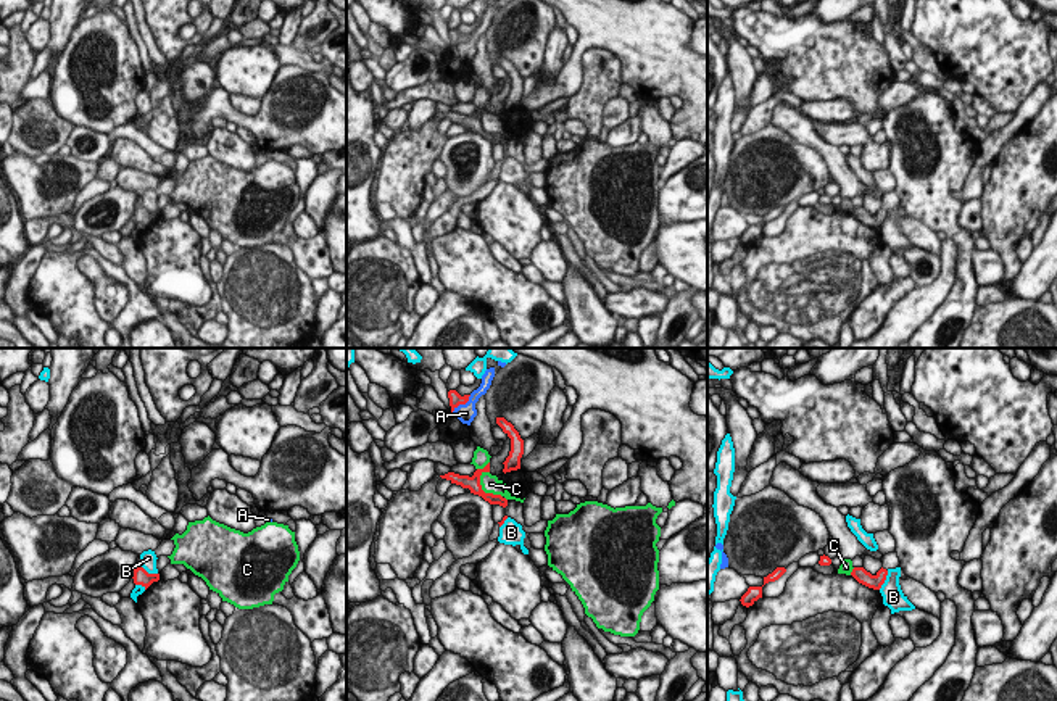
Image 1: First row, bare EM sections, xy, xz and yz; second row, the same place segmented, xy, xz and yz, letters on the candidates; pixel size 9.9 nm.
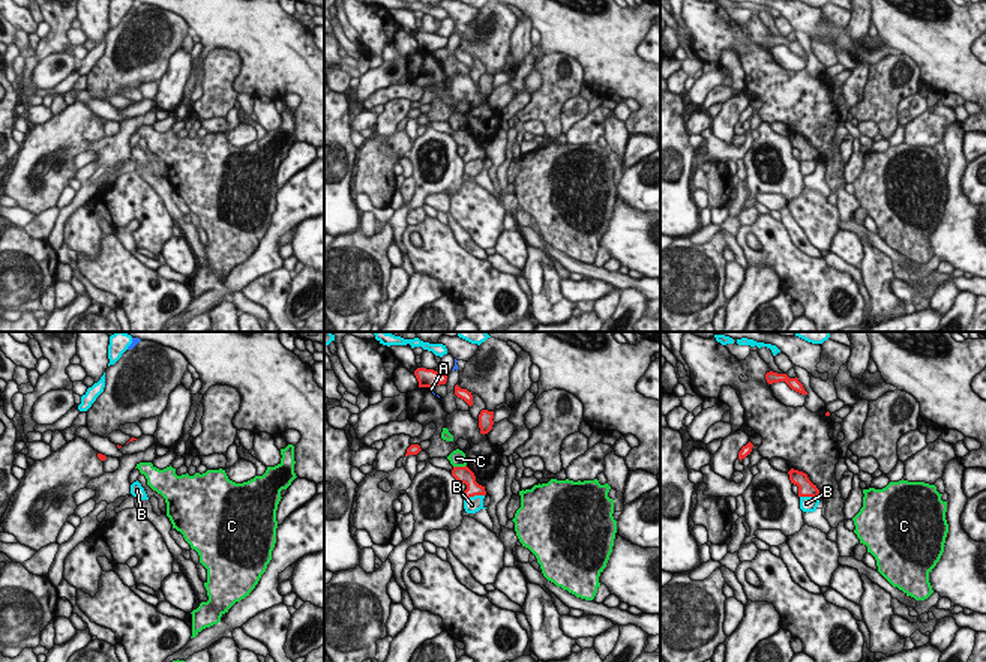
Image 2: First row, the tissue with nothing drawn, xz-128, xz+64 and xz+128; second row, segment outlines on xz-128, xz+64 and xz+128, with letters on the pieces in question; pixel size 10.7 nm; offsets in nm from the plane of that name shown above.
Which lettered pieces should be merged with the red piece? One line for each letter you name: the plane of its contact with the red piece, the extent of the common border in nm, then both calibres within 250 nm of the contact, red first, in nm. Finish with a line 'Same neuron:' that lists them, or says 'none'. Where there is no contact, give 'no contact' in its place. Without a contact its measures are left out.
Same neuron: none

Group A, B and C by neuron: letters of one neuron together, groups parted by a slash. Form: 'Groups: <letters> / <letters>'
Groups: A / B / C

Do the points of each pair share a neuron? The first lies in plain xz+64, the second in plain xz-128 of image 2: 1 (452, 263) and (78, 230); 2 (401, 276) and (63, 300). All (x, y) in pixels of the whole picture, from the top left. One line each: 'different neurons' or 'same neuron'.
1: different neurons
2: same neuron

